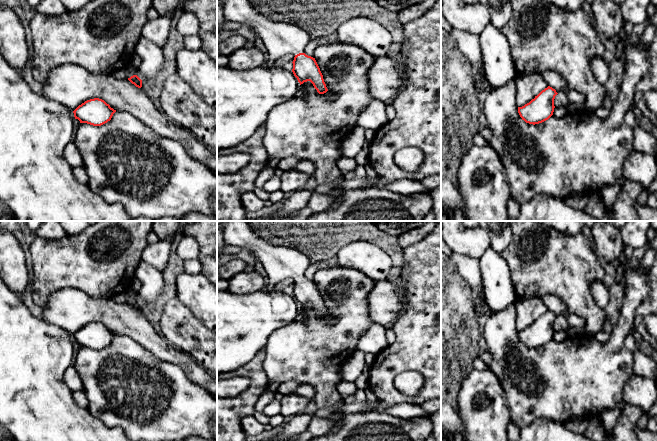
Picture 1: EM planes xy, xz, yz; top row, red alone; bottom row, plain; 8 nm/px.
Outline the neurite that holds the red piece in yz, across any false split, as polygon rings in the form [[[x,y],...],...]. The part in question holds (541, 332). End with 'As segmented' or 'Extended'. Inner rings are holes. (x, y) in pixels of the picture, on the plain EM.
[[[548,310],[534,323],[522,331],[518,331],[518,337],[522,344],[529,348],[539,348],[548,344],[554,336],[554,323],[558,317]]]. As segmented

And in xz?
[[[245,221],[223,223],[225,246],[247,248],[267,272],[271,284],[294,279],[292,296],[298,306],[310,305],[319,318],[328,315],[323,299],[315,282],[304,277],[311,264],[310,258],[302,252],[286,246],[274,245],[259,237]]]. Extended

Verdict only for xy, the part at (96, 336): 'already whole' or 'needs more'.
already whole

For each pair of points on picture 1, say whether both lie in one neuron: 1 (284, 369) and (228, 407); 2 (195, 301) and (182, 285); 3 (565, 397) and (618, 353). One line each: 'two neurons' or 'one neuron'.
1: two neurons
2: one neuron
3: one neuron

